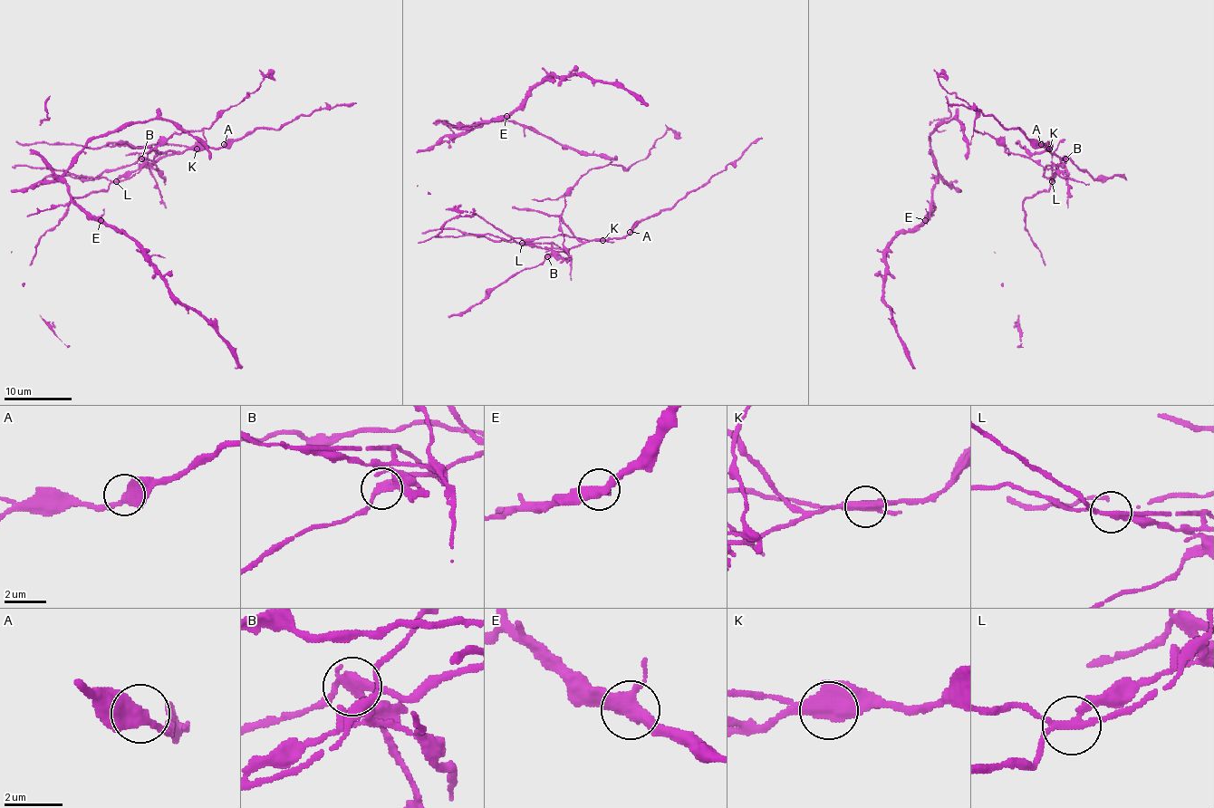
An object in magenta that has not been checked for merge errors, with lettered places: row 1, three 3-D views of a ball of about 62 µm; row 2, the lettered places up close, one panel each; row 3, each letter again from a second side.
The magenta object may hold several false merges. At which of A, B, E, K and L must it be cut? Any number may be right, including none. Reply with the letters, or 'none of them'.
B, K, L

